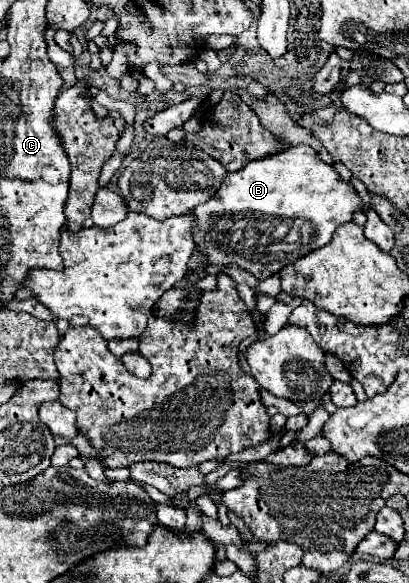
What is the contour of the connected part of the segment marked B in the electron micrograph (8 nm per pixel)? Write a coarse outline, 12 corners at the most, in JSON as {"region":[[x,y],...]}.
{"region":[[309,145],[227,173],[195,251],[263,281],[361,199]]}

